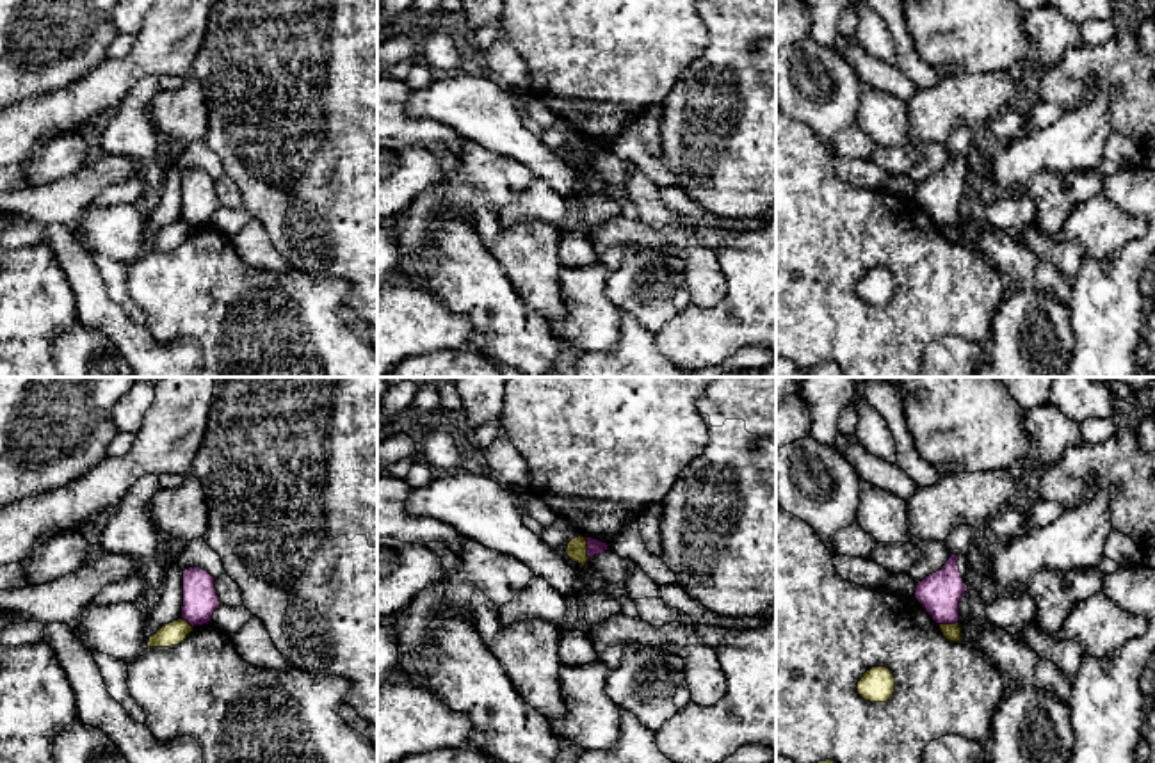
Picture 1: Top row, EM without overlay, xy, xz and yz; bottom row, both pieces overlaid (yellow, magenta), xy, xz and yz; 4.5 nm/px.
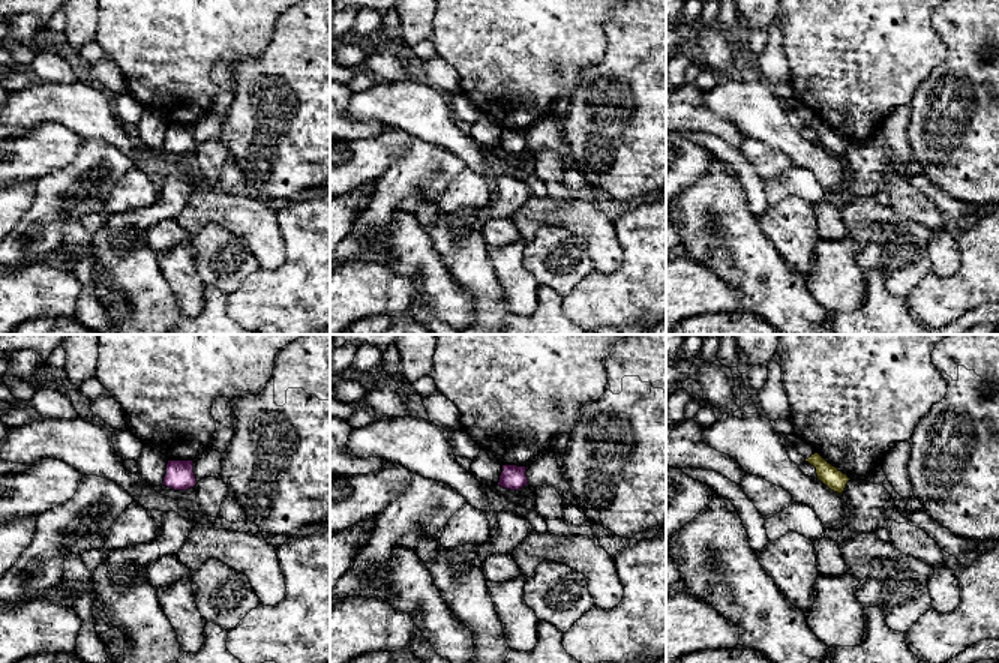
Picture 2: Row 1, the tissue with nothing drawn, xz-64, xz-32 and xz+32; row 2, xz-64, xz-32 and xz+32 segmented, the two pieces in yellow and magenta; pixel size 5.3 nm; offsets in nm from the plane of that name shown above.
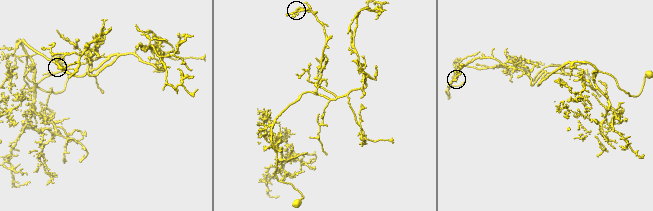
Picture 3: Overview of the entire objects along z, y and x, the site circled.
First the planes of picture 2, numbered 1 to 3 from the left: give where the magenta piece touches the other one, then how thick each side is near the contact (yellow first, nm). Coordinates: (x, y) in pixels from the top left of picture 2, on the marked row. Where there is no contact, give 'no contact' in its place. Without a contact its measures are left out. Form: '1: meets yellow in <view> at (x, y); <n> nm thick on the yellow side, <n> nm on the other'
1: no contact
2: no contact
3: no contact

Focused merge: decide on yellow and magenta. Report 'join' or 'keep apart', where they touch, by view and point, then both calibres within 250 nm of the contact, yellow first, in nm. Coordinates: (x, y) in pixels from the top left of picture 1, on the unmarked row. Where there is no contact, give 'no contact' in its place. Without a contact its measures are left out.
keep apart | xz (586, 150) | 100/70 nm

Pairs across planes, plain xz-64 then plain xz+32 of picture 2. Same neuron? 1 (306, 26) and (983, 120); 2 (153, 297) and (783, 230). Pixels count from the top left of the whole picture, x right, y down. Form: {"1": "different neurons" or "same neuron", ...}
{"1": "same neuron", "2": "same neuron"}

